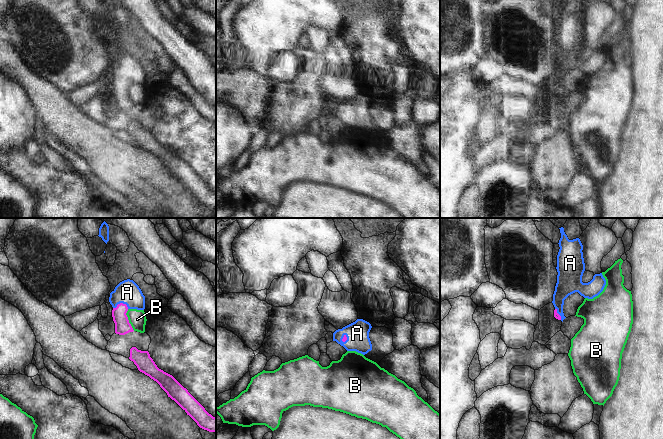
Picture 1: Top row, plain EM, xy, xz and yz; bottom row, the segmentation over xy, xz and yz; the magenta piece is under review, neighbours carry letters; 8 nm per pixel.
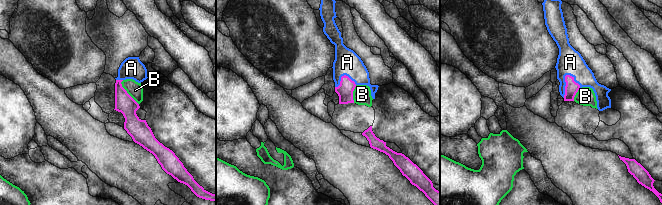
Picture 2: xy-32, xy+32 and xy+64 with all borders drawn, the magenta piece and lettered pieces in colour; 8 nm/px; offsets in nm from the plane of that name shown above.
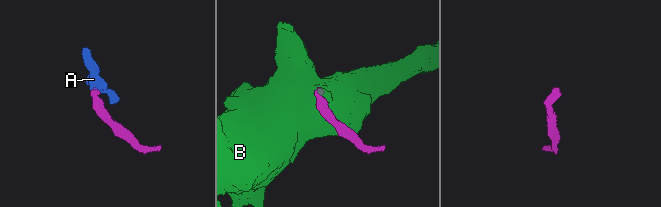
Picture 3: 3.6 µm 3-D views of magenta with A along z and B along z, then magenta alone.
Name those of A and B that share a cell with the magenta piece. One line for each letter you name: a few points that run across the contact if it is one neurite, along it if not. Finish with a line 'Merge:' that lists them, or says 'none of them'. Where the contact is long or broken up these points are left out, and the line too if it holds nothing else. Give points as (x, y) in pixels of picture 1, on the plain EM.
A: line xy (122, 102), (120, 79), (127, 68)
Merge: A

